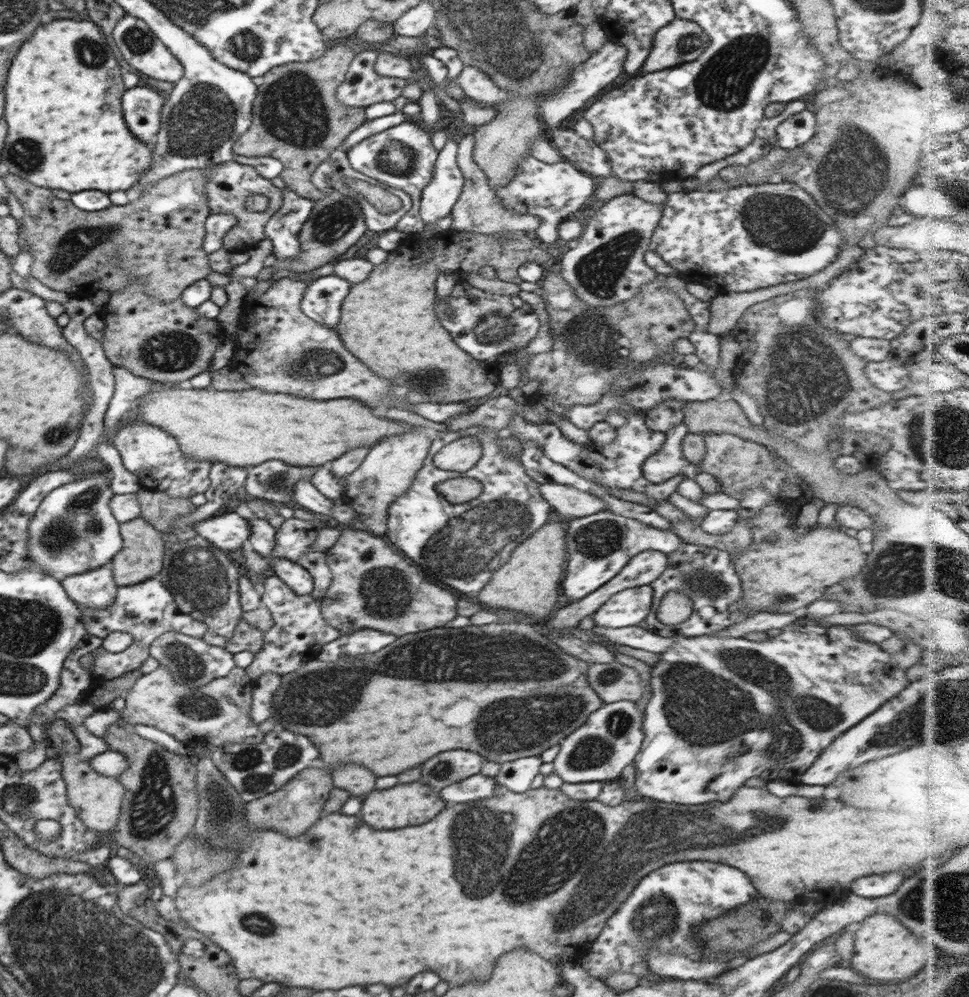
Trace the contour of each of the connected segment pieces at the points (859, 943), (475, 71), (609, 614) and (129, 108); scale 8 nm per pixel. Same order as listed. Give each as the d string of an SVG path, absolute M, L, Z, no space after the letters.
M875 914L865 918L853 932L853 956L849 964L853 971L857 970L873 980L899 980L919 972L921 968L927 968L927 964L933 964L935 968L939 960L939 950L937 946L927 946L927 942L915 938L895 918L887 914Z
M463 67L455 82L472 102L493 106L497 101L507 101L512 92L497 89L495 84L487 78L477 67Z
M641 585L612 594L594 613L594 624L603 628L635 626L649 612L652 599L650 585Z
M143 86L125 89L121 96L121 112L129 132L141 142L153 145L154 134L160 126L160 110L166 100L159 92L153 92Z

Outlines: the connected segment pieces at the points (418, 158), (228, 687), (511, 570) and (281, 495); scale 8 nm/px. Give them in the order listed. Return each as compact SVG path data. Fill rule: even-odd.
M407 120L387 130L379 131L377 134L369 134L367 138L346 150L348 162L353 170L409 195L410 209L394 226L397 231L405 235L419 235L424 229L419 214L420 194L423 187L431 180L437 155L438 150L430 141L430 131L426 132L425 129Z
M158 666L139 676L127 690L120 718L129 724L152 726L182 743L199 744L203 740L212 748L222 744L257 744L264 734L249 718L253 685L246 669L233 667L225 676L197 688L187 688L174 682L166 668Z
M549 521L518 544L510 554L507 562L497 571L493 571L490 579L470 599L483 604L487 610L504 608L511 612L521 612L529 618L537 618L532 622L537 623L539 618L545 620L555 608L557 602L557 584L561 576L561 564L566 557L564 543L564 523Z
M266 460L247 467L244 489L264 503L295 507L291 487L298 480L309 480L310 477L305 478L305 467L309 466L289 466L280 460Z

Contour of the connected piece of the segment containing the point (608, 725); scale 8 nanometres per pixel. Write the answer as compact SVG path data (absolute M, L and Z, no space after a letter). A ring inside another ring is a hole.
M623 699L603 703L587 715L579 728L558 742L556 758L552 762L553 773L568 784L613 782L615 778L621 777L623 768L635 759L643 737L642 713L637 711L633 701Z

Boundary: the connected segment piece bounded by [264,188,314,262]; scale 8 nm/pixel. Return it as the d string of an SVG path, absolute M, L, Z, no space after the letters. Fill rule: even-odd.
M287 188L282 190L281 206L267 219L264 226L264 238L271 241L273 256L285 262L287 259L294 259L300 253L298 232L307 220L313 205L311 199L303 198Z

